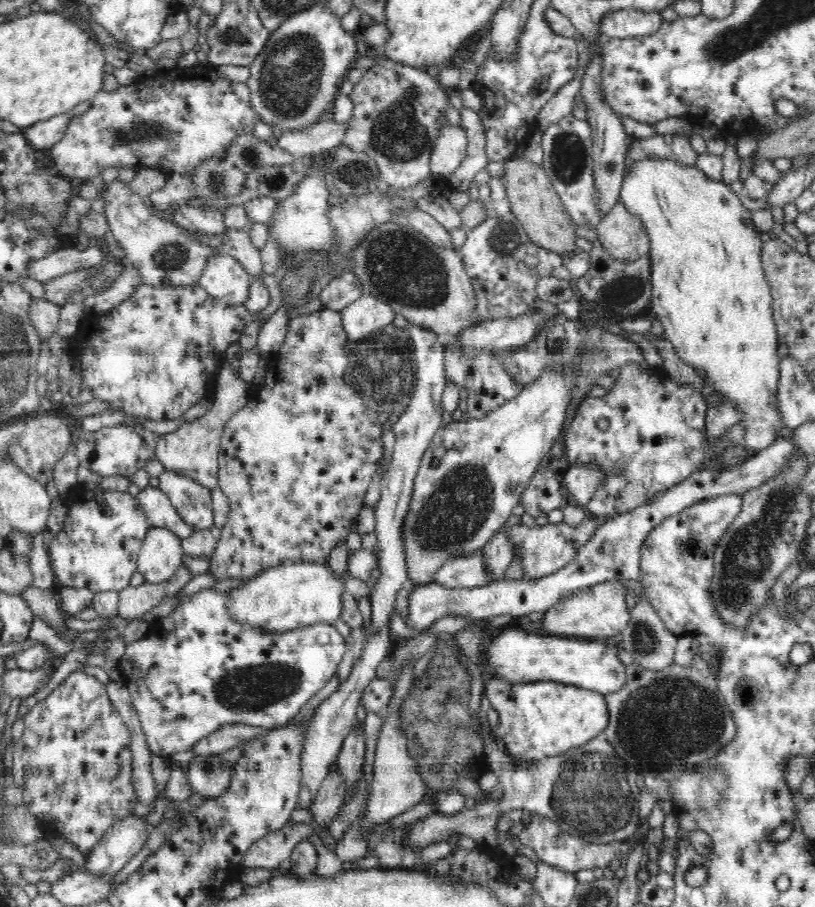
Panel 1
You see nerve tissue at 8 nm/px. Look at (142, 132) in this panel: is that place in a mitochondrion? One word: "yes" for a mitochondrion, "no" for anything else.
yes

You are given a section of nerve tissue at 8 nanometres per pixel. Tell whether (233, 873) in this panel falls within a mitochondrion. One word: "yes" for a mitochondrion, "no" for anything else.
no

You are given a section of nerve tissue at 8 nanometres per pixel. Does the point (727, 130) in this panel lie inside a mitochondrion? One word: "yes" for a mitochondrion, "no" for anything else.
no

